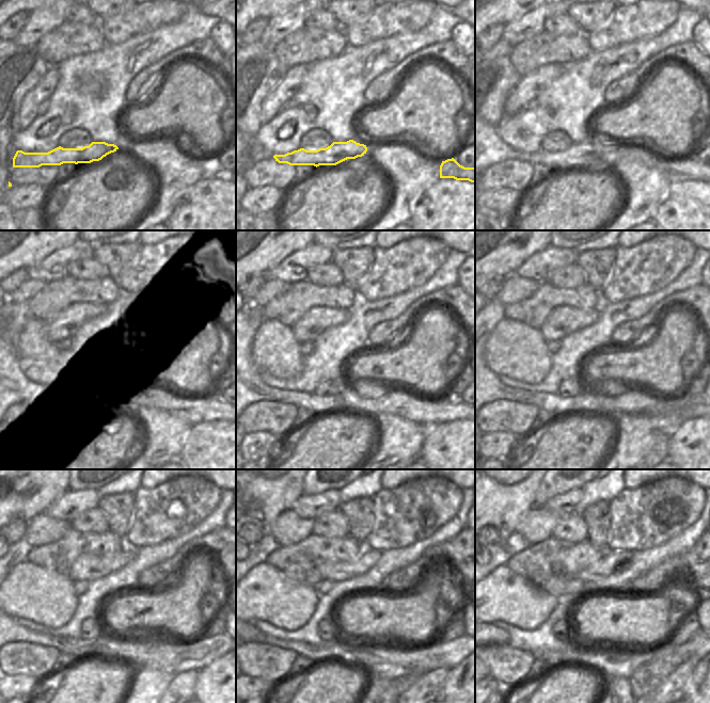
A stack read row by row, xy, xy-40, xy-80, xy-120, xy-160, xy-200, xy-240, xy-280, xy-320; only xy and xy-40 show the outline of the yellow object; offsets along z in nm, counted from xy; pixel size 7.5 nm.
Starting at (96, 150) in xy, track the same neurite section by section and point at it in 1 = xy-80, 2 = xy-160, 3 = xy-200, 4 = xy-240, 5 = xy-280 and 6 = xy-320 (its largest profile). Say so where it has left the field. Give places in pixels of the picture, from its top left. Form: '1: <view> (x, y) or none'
1: xy-80 (584, 154)
2: xy-160 (425, 411)
3: xy-200 (638, 402)
4: xy-240 (108, 643)
5: xy-280 (336, 648)
6: xy-320 (579, 648)

